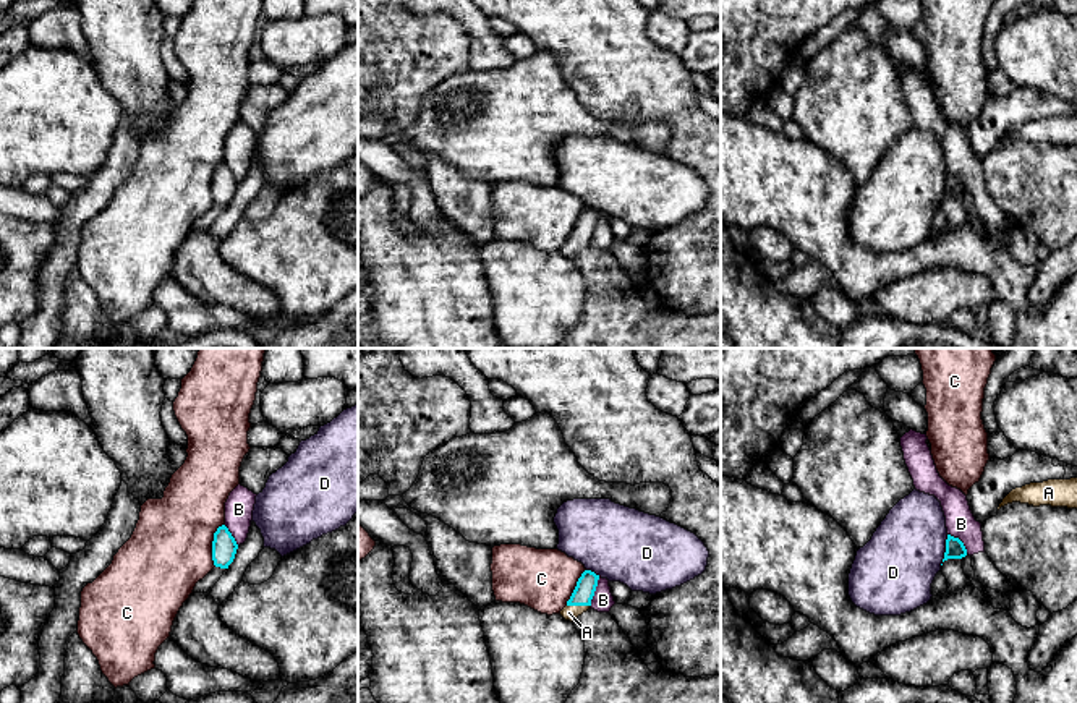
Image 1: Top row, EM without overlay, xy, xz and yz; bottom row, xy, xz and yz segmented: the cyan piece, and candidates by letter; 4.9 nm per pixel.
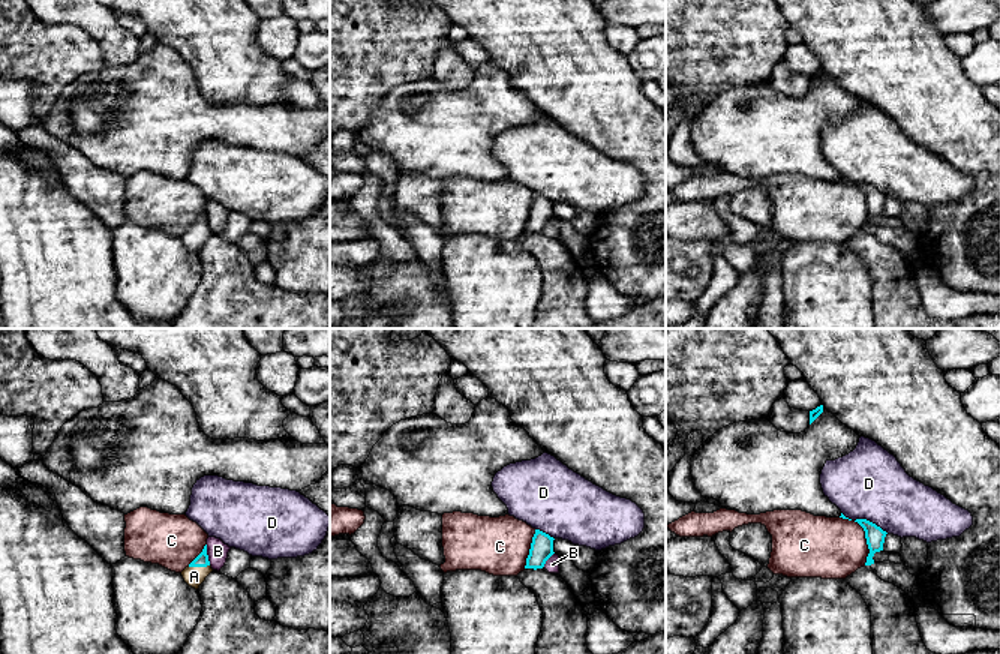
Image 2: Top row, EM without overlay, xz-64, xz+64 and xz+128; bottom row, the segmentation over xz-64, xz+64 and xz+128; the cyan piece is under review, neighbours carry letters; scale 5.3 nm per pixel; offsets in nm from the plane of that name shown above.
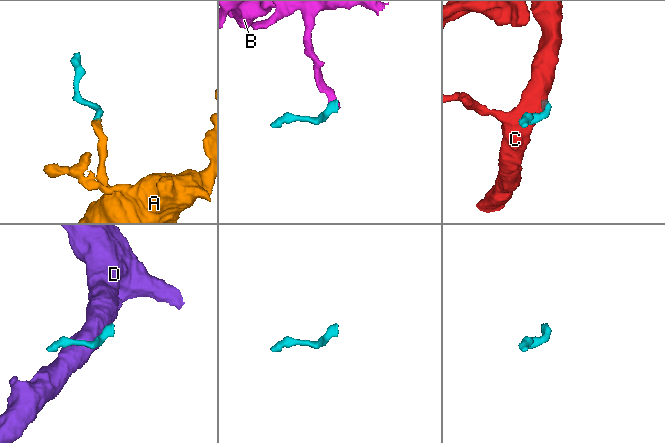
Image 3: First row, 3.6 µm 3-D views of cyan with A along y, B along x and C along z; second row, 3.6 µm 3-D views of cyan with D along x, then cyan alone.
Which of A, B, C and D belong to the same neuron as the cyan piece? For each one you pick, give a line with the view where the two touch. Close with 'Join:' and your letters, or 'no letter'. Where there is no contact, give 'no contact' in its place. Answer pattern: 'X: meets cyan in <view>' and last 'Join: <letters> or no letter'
A: meets cyan in xz
Join: A

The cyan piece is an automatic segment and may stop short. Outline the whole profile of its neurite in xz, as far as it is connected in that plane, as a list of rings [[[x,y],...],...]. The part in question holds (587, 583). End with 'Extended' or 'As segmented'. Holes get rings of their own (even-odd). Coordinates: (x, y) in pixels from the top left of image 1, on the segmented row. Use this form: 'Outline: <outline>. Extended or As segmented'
Outline: [[[585,570],[577,582],[577,586],[567,601],[567,606],[560,611],[565,620],[573,622],[578,616],[591,607],[591,599],[598,586],[599,575],[591,570]]]. Extended

